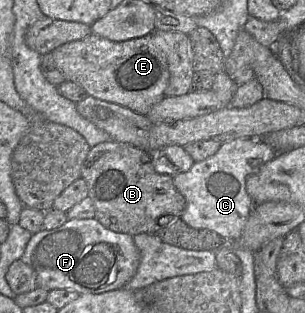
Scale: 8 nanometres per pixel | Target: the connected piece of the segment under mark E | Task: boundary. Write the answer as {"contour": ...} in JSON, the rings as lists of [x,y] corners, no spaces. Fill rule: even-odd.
{"contour":[[[91,33],[55,48],[52,57],[65,80],[80,85],[87,95],[126,107],[145,115],[165,97],[169,82],[166,56],[152,34],[111,41]]]}

